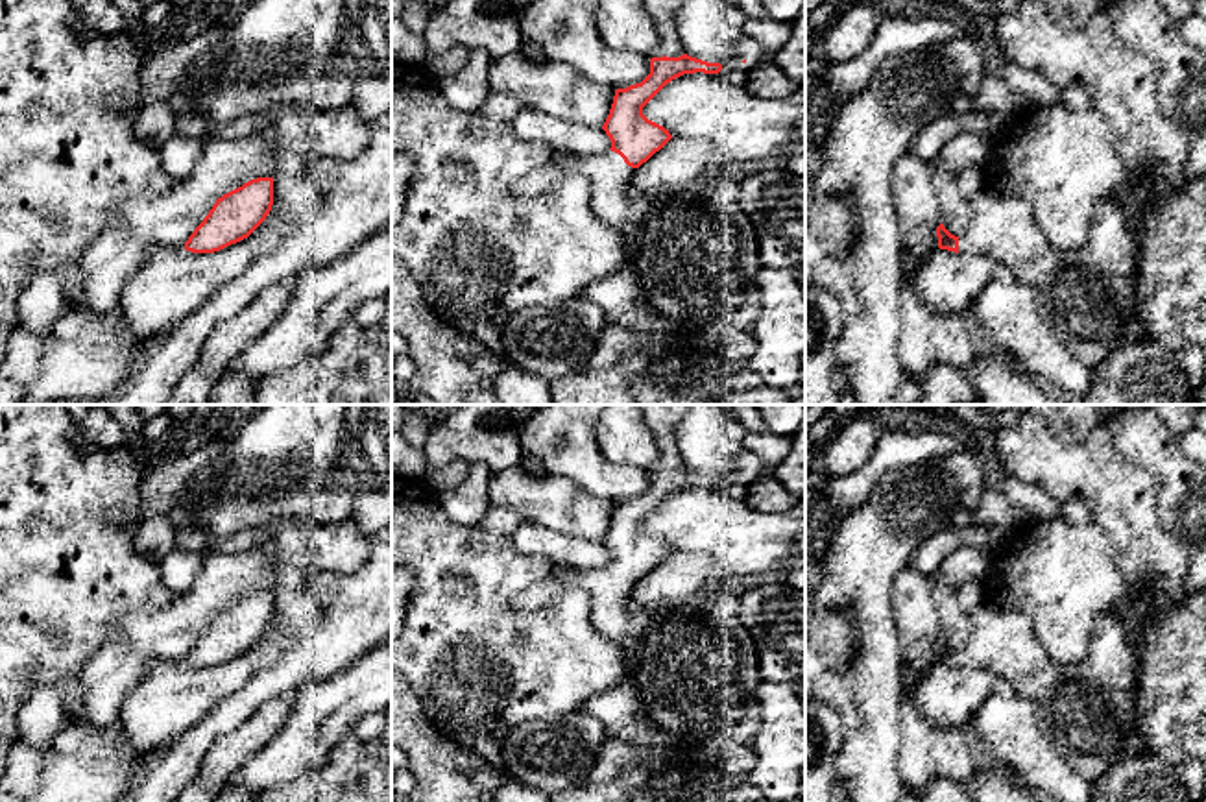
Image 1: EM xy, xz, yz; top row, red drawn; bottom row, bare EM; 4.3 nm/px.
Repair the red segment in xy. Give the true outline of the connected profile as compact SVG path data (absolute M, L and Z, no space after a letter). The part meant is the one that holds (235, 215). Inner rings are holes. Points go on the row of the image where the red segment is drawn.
M257 177L216 200L185 242L192 253L214 253L247 238L270 214L273 177Z

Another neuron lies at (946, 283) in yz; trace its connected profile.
M933 251L918 264L912 288L936 314L962 314L992 279L995 261L986 253Z

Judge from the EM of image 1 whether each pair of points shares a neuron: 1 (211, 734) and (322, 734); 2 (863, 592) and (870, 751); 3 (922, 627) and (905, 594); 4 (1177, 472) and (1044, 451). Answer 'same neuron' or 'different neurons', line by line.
1: different neurons
2: same neuron
3: same neuron
4: different neurons

